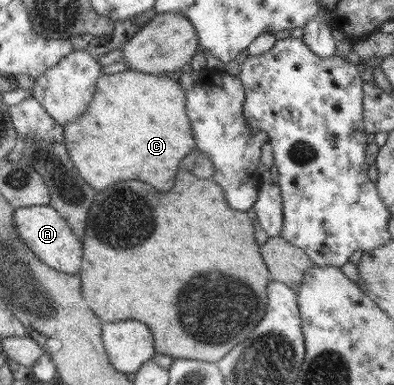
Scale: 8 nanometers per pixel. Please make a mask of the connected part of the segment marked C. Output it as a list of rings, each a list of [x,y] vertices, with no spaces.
[[[129,70],[113,73],[111,75],[100,75],[96,83],[93,99],[87,106],[85,113],[81,114],[74,122],[64,123],[62,128],[64,129],[64,144],[66,145],[71,161],[74,163],[80,176],[83,177],[93,189],[97,189],[97,191],[109,187],[109,181],[111,181],[111,183],[117,183],[117,181],[125,181],[125,179],[139,179],[139,181],[145,181],[145,183],[153,185],[157,191],[169,191],[169,189],[173,187],[173,183],[175,183],[175,171],[177,171],[177,167],[179,167],[179,161],[188,153],[191,153],[196,147],[189,118],[186,114],[185,90],[182,89],[182,85],[175,76],[170,75],[135,73],[135,71]]]

